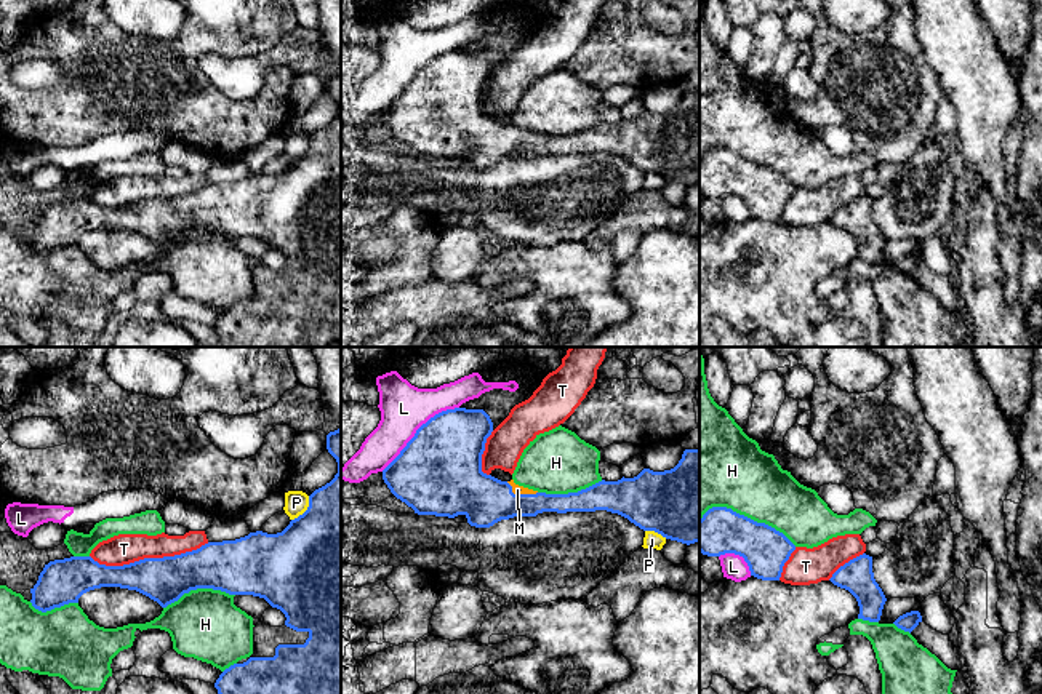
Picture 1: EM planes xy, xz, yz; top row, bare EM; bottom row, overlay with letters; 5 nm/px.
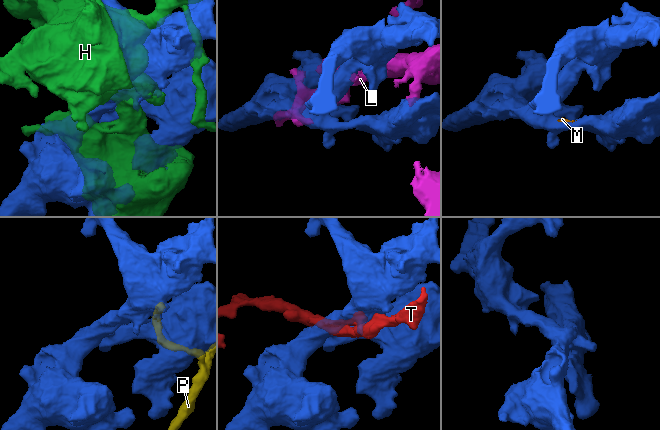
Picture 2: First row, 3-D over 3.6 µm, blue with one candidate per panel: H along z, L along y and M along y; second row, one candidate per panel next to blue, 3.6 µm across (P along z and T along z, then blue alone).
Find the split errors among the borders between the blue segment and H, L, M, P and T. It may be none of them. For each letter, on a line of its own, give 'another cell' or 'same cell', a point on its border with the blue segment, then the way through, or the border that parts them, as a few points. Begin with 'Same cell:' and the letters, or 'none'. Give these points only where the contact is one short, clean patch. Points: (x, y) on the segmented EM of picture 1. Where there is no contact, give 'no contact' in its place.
Same cell: M
H: another cell | yz (746, 517)
L: another cell | xz (416, 430)
M: same cell | xz (520, 494)
P: another cell | xy (306, 510)
T: another cell | xy (149, 558)

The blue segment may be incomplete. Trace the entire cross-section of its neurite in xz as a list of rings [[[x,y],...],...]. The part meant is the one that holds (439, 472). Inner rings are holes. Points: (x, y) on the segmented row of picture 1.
[[[447,409],[426,424],[407,443],[400,454],[383,470],[391,493],[418,515],[455,518],[464,515],[475,528],[490,528],[514,517],[536,517],[543,512],[607,510],[627,518],[643,531],[655,531],[682,544],[699,542],[699,449],[685,449],[679,464],[664,472],[643,469],[634,478],[599,481],[568,494],[538,493],[511,481],[501,481],[482,472],[482,454],[493,422],[483,409]]]

